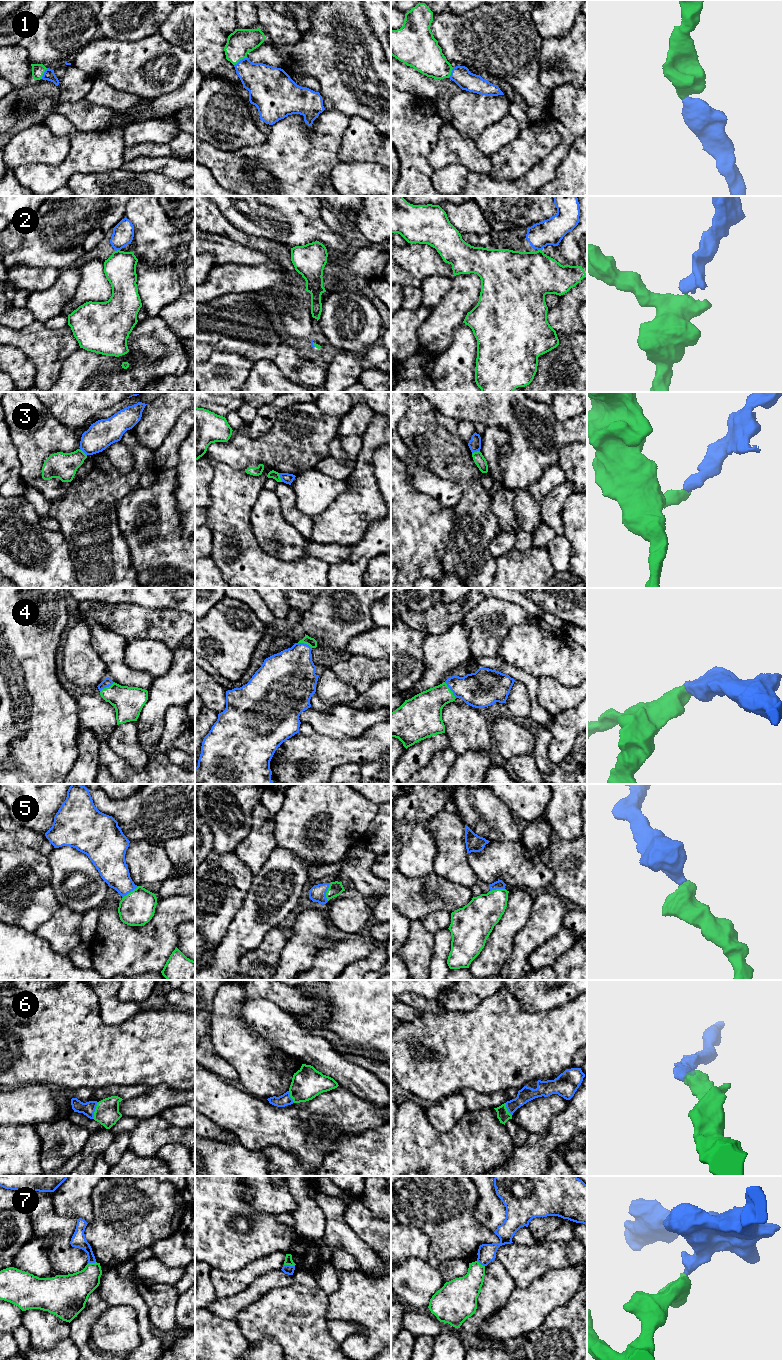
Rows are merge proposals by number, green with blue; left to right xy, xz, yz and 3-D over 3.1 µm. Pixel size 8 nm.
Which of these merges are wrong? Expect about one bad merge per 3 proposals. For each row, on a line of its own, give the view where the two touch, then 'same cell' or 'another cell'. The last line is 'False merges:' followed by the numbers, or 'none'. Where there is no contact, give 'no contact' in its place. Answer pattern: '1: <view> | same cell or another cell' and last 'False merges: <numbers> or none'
1: xz | same cell
2: xy | another cell
3: xz | another cell
4: yz | same cell
5: xz | same cell
6: xy | same cell
7: xz | another cell
False merges: 2, 3, 7

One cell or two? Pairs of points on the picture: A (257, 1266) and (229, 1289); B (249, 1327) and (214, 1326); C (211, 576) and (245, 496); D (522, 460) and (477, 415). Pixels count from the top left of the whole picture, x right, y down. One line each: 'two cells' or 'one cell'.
A: one cell
B: two cells
C: two cells
D: one cell

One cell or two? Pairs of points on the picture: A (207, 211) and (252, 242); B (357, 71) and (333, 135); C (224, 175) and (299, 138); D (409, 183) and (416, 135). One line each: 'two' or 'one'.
A: one
B: two
C: one
D: one

